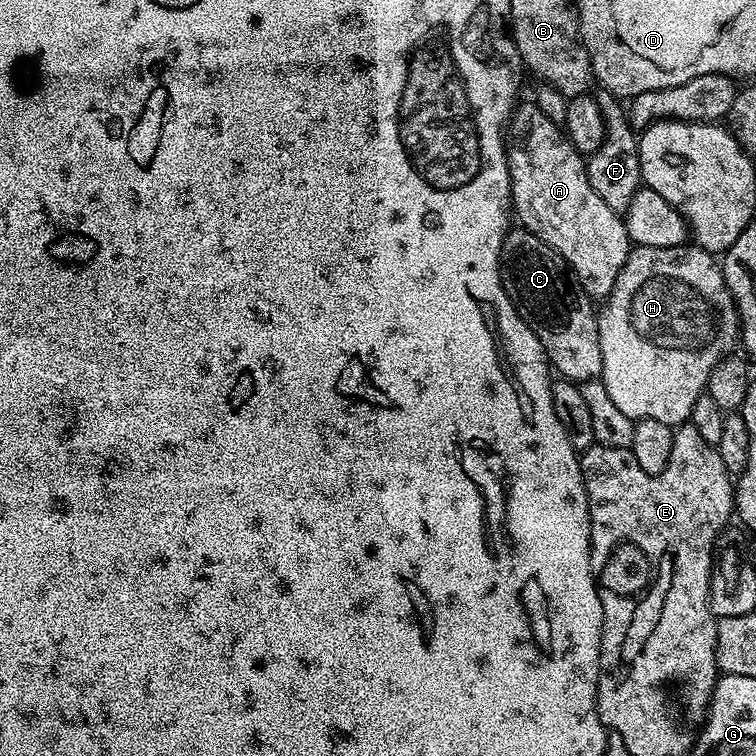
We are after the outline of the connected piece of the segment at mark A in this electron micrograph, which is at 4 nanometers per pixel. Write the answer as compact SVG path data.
M534 102L521 103L513 111L510 123L506 128L506 144L508 147L508 173L512 183L512 207L519 223L527 228L546 246L550 246L572 267L572 273L580 280L580 285L593 301L603 301L614 290L618 282L618 274L628 261L630 241L621 213L610 210L598 194L594 194L594 186L590 186L588 166L585 157L568 140L568 133L563 127L550 118L546 118L543 110Z

